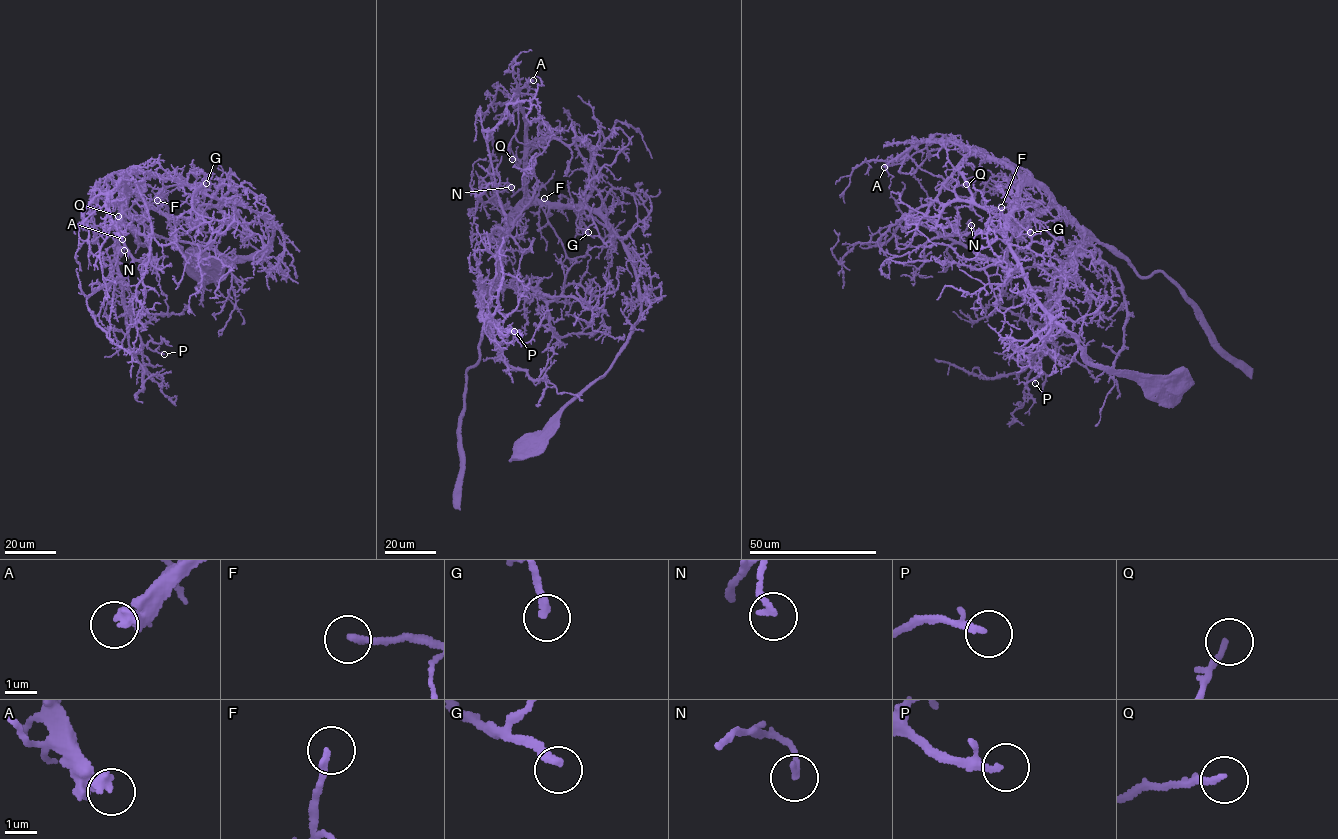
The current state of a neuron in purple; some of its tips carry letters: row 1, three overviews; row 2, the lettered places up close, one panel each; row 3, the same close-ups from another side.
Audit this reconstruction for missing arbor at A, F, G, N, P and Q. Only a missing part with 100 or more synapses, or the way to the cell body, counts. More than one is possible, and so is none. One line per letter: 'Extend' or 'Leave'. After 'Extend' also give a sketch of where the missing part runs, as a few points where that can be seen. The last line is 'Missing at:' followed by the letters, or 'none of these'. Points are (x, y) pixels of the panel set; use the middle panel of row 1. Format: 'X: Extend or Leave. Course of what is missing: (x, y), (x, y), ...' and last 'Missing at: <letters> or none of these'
A: Extend
F: Leave
G: Leave
N: Leave
P: Leave
Q: Leave
Missing at: A

